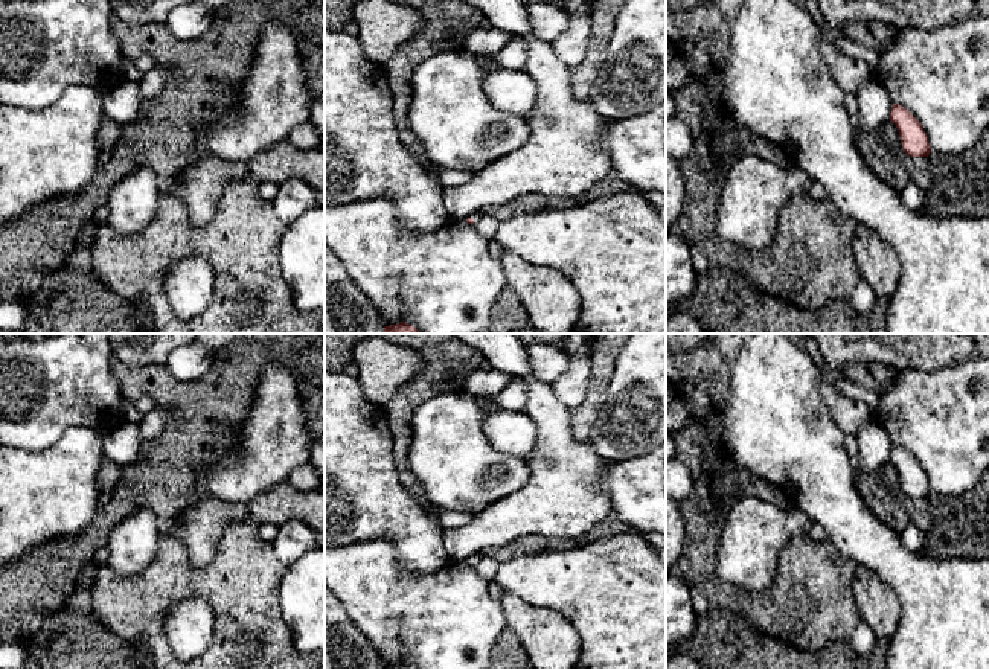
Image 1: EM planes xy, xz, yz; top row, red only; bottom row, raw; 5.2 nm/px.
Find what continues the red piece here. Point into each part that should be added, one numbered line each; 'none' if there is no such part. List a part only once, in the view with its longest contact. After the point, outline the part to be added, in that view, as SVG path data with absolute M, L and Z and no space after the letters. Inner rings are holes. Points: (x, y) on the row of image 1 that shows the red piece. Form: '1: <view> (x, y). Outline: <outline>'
none

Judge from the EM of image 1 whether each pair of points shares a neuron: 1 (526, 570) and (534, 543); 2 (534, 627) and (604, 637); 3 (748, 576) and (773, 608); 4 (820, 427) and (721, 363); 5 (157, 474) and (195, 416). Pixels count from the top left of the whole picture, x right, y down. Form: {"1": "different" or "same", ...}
{"1": "different", "2": "different", "3": "different", "4": "different", "5": "same"}

